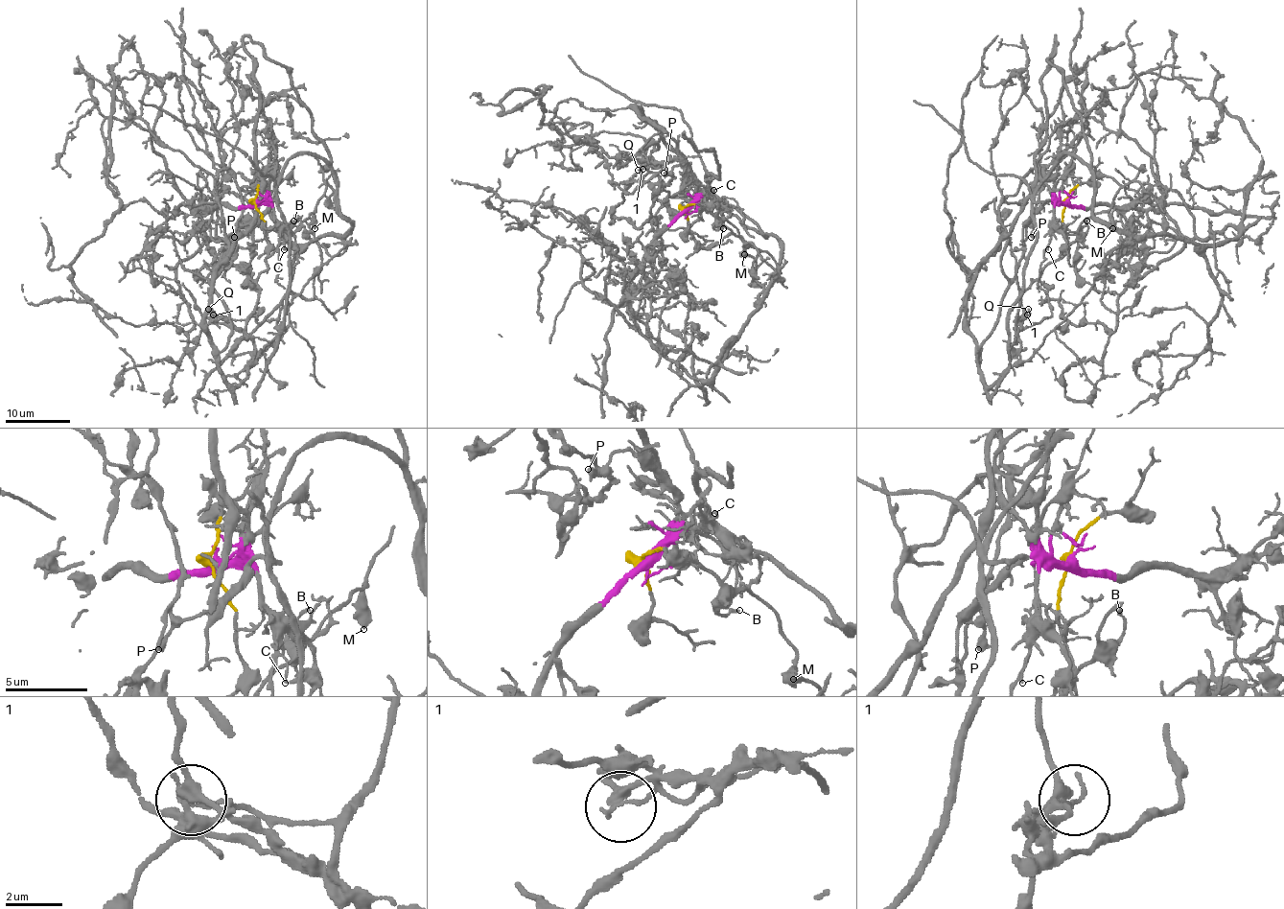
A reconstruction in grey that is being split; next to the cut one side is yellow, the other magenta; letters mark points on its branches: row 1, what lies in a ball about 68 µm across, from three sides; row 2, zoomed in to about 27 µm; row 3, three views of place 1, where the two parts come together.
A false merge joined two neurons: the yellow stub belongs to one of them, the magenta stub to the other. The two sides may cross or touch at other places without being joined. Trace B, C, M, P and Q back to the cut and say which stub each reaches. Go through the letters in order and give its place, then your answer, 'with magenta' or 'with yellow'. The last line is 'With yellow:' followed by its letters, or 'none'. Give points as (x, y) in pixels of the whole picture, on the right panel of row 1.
B: place (1086, 221); with yellow
C: place (1048, 249); with magenta
M: place (1112, 228); with yellow
P: place (1031, 237); with magenta
Q: place (1028, 309); with yellow
With yellow: B, M, Q

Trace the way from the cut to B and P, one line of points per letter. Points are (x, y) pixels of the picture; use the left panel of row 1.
B: (255, 202), (265, 222), (265, 239), (274, 246), (286, 240), (286, 230), (293, 221)
P: (255, 202), (271, 201), (234, 237)

